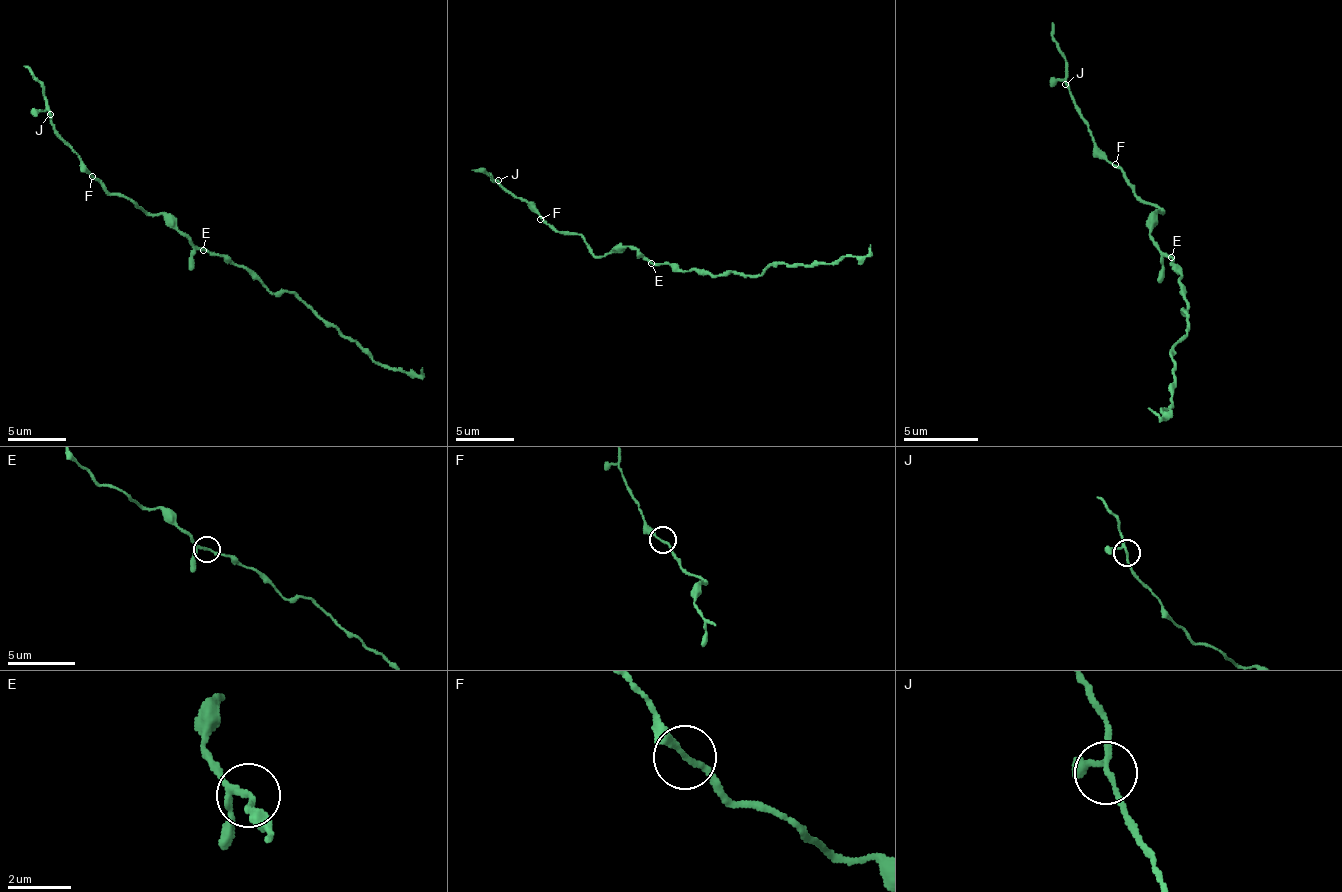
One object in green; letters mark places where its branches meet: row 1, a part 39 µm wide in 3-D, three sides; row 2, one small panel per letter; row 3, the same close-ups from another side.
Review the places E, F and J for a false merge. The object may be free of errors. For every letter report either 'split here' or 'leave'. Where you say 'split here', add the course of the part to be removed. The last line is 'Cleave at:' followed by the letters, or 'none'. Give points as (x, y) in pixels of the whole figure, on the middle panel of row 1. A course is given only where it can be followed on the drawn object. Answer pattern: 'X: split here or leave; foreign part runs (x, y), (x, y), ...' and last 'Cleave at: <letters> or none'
E: leave
F: leave
J: leave
Cleave at: none

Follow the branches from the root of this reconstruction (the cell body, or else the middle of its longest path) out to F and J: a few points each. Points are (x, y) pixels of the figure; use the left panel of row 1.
F: (194, 247), (162, 214), (147, 214), (130, 197), (109, 194), (92, 176)
J: (194, 247), (162, 214), (147, 214), (130, 197), (112, 194), (56, 132), (51, 115)

